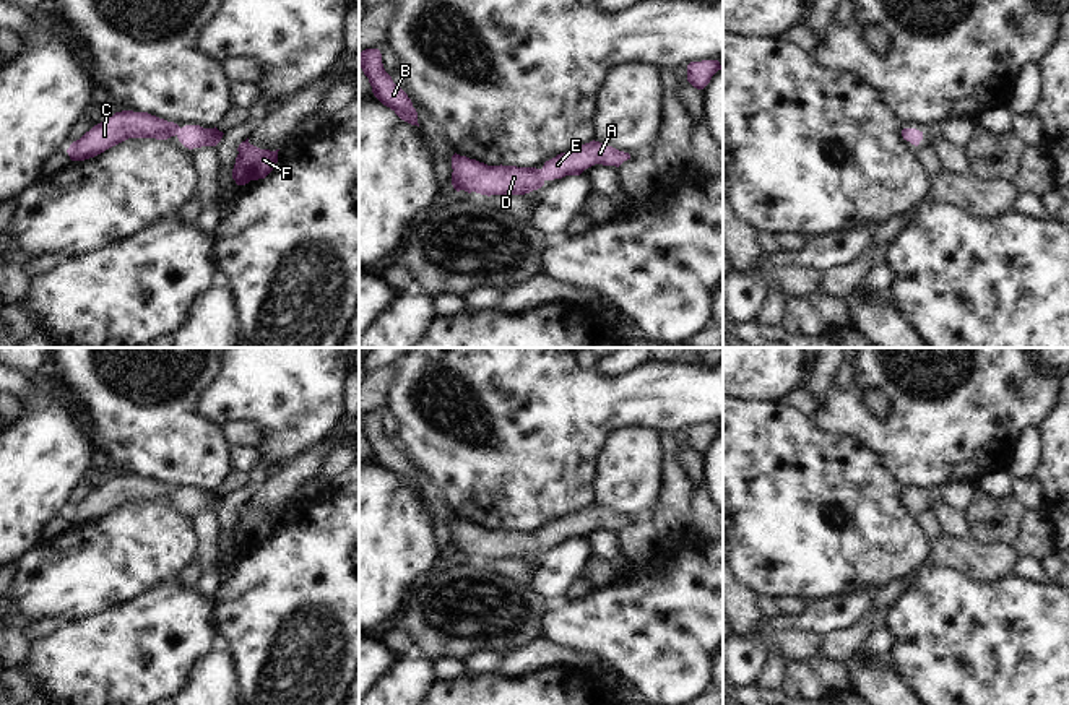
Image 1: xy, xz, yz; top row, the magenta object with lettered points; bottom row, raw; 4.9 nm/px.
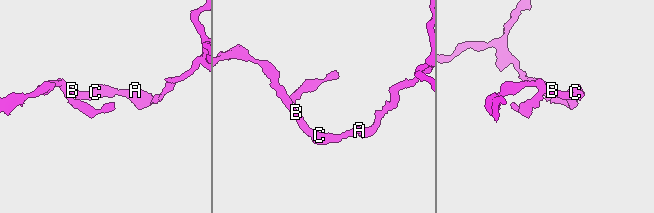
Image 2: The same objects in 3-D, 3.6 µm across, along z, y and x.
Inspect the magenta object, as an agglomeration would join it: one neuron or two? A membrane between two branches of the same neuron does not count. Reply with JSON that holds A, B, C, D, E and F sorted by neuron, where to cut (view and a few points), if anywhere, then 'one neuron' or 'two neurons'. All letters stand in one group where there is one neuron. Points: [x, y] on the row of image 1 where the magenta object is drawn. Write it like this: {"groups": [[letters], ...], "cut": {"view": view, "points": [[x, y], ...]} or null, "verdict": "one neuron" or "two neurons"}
{"groups": [["A", "B", "C", "D", "E", "F"]], "cut": null, "verdict": "one neuron"}

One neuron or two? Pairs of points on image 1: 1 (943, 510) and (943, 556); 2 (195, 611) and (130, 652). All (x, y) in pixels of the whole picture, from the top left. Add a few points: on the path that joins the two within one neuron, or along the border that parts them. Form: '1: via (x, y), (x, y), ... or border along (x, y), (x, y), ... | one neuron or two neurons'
1: border along (943, 531), (973, 541) | two neurons
2: via (179, 627), (169, 627), (147, 647) | one neuron

